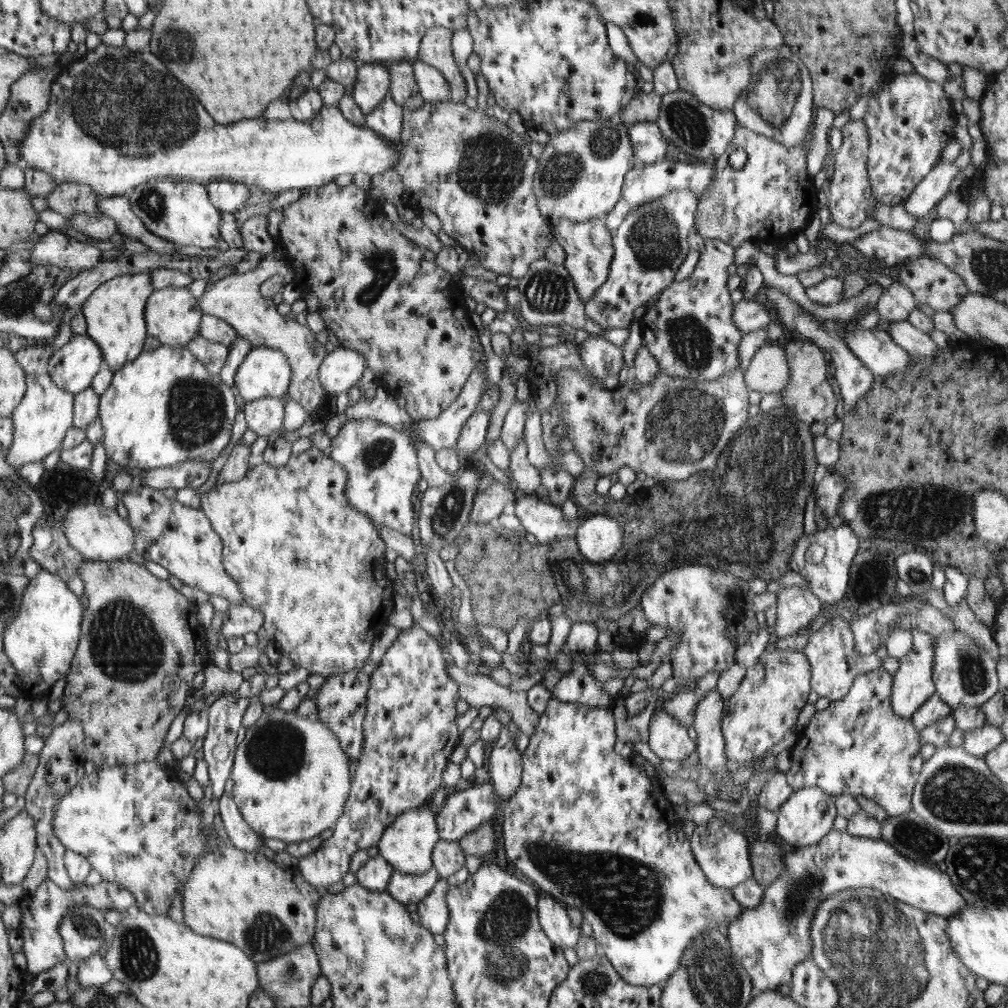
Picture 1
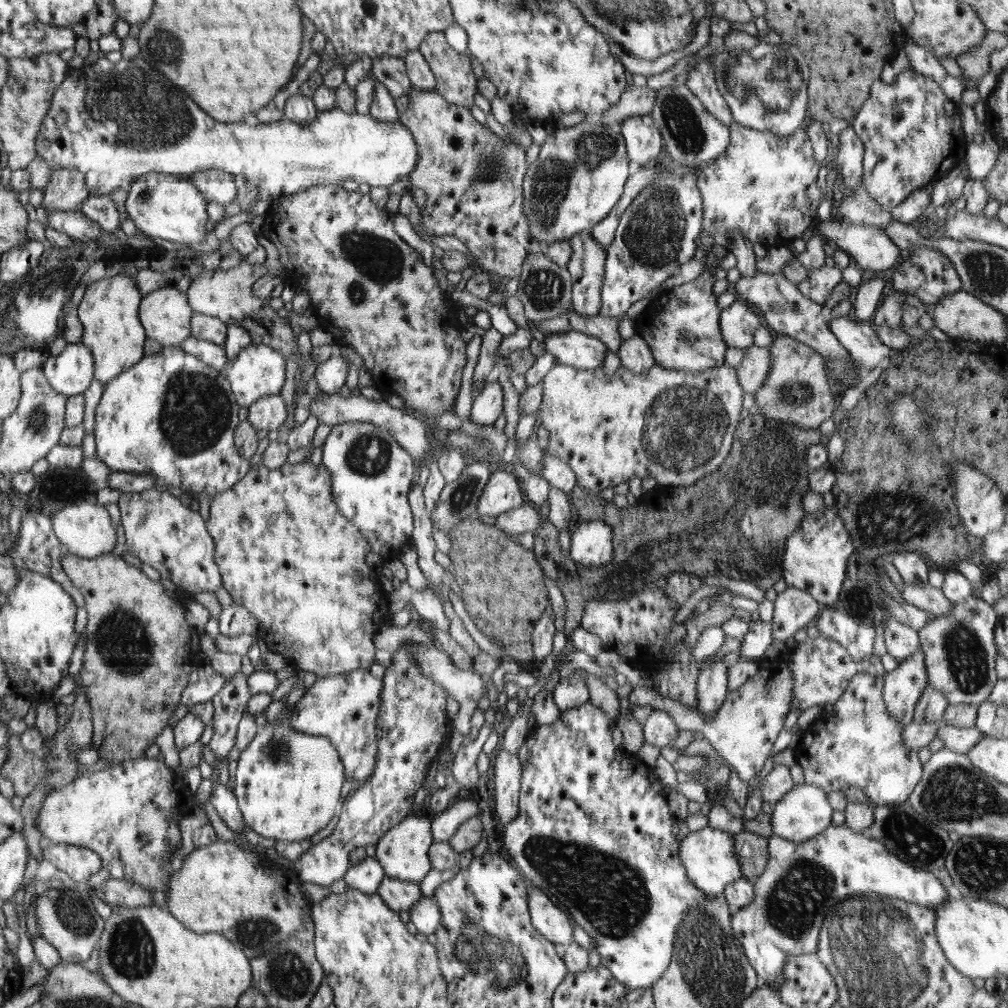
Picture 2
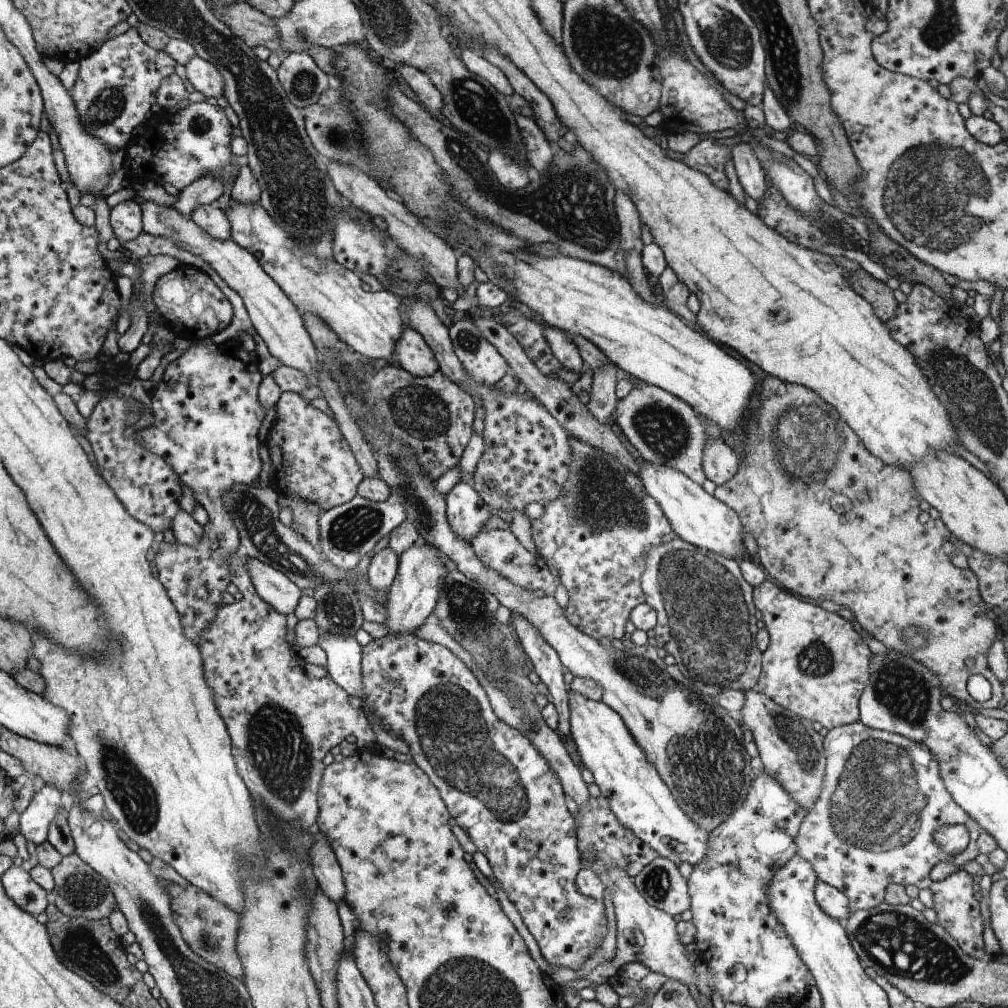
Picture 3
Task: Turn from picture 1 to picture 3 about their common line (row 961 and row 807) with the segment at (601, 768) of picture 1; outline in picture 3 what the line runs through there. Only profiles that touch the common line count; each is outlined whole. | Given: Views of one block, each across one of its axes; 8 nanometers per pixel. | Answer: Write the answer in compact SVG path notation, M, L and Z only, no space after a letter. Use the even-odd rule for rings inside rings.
M569 690L570 734L576 743L583 767L592 772L601 795L608 798L610 810L624 828L628 828L660 857L676 864L695 865L710 850L711 833L696 824L683 811L658 769L648 760L647 752L632 736L619 712L602 701L590 700L580 692Z

